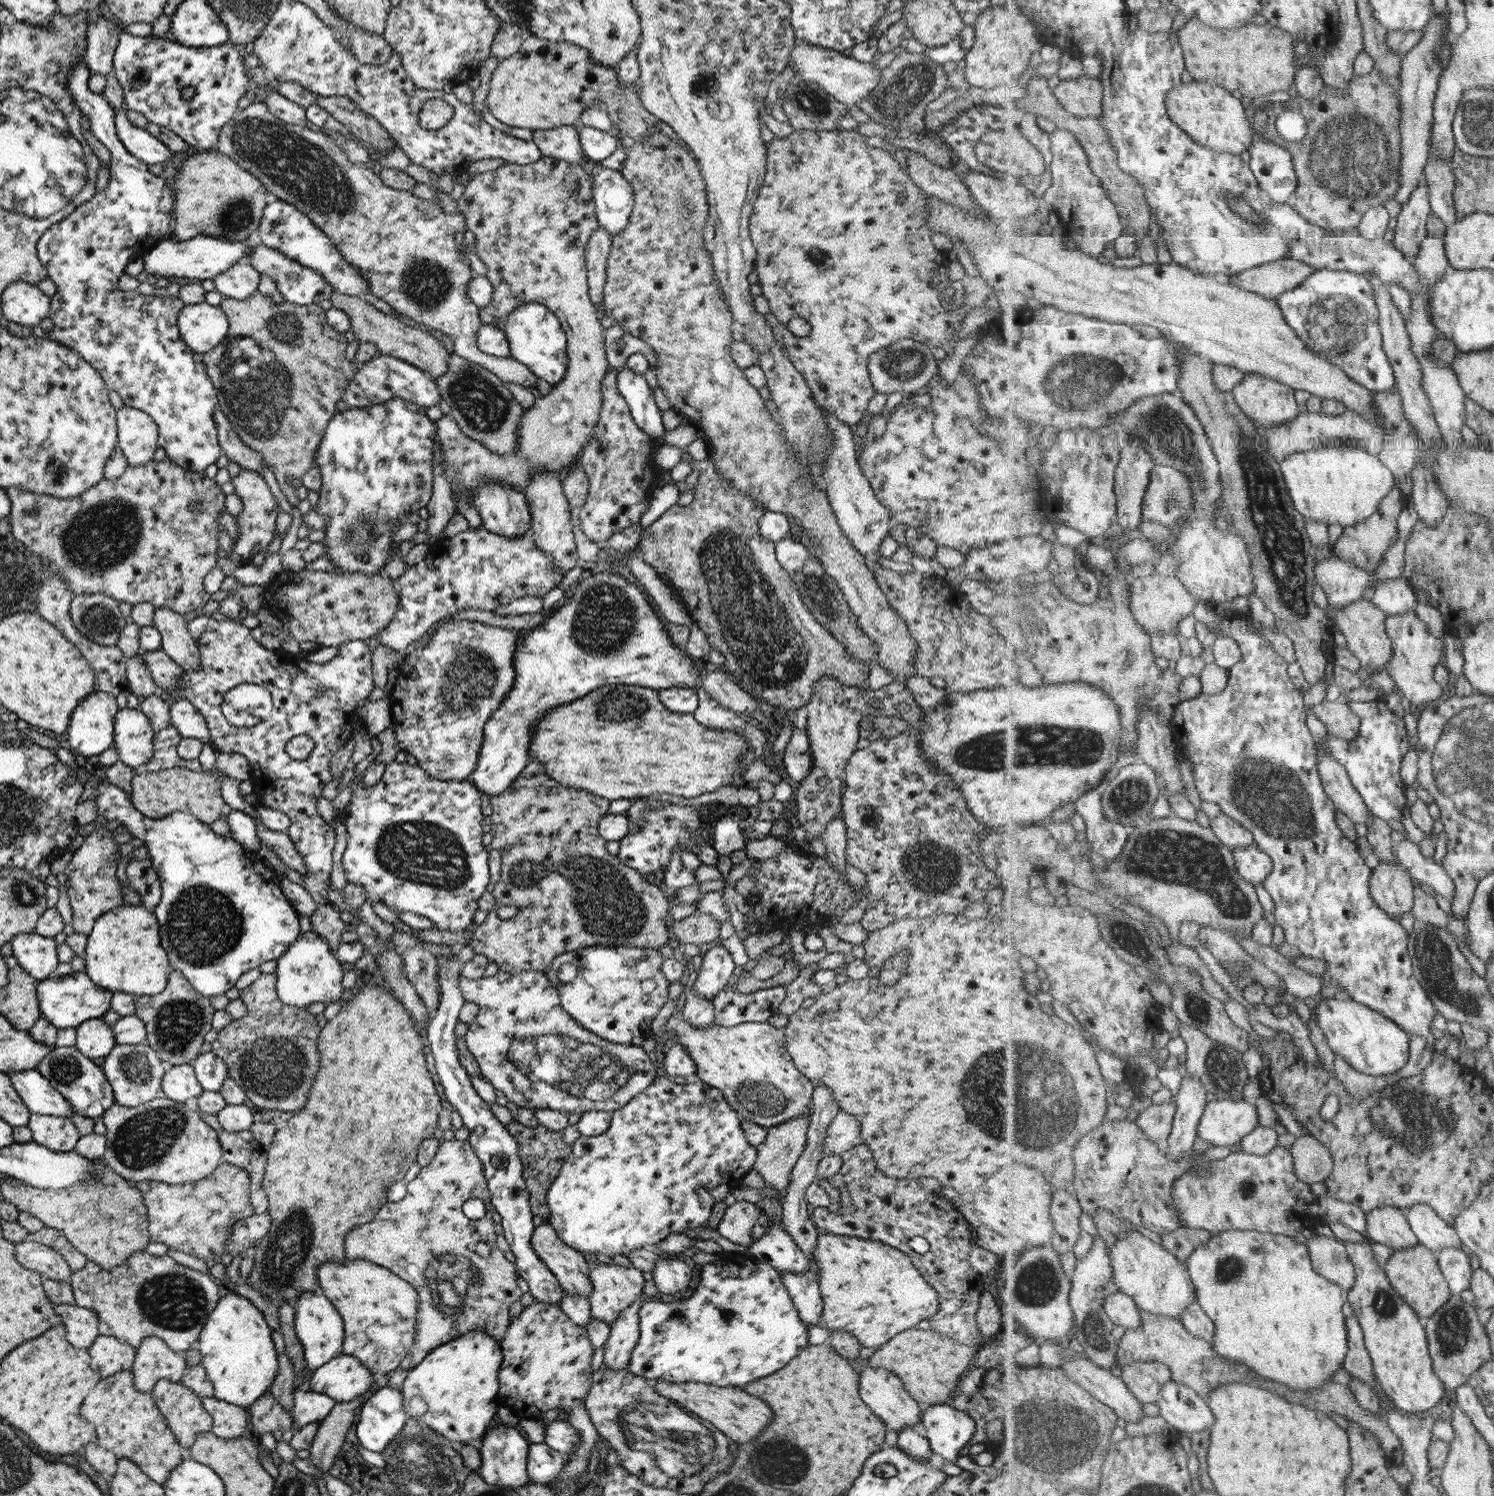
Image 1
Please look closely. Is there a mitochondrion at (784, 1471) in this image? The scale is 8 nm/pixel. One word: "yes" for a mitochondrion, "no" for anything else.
yes

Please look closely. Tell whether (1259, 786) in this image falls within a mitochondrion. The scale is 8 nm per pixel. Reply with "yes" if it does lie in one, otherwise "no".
yes

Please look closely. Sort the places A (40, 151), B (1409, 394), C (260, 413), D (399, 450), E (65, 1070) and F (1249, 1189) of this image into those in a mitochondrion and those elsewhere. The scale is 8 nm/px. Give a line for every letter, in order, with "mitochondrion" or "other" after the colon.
A: mitochondrion
B: other
C: mitochondrion
D: other
E: mitochondrion
F: mitochondrion

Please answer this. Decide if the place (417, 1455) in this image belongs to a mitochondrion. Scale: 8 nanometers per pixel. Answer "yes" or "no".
yes

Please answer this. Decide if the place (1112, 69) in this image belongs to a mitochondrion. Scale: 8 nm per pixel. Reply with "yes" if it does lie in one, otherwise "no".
no

